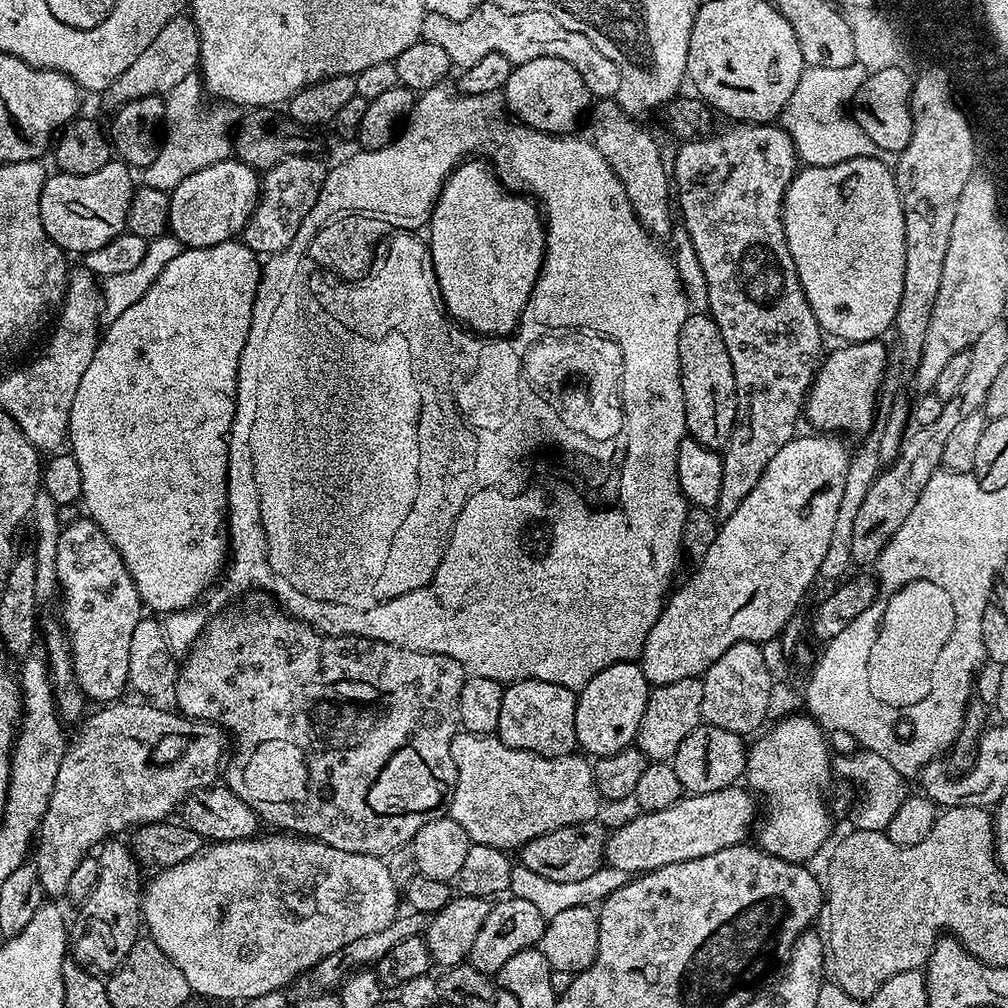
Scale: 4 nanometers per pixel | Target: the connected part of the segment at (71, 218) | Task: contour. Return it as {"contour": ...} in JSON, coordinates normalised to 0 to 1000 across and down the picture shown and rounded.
{"contour":[[[112,157],[105,165],[101,165],[101,169],[93,169],[93,173],[57,170],[55,174],[45,178],[40,197],[40,215],[44,231],[64,251],[84,252],[97,248],[124,229],[133,182],[132,172],[122,159]]]}

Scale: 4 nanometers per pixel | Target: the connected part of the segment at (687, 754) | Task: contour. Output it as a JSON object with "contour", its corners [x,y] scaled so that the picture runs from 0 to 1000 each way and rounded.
{"contour":[[[695,716],[685,728],[681,728],[681,736],[673,740],[666,752],[669,768],[673,768],[673,776],[677,776],[680,787],[700,788],[708,784],[725,782],[730,774],[739,769],[742,761],[742,742],[739,731],[731,726],[716,724],[707,718]]]}

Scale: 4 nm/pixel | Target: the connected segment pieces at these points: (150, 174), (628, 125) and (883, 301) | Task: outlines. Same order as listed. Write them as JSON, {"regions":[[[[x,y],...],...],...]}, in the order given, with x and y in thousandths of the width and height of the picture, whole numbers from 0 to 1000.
{"regions":[[[[194,73],[177,81],[177,85],[173,85],[173,89],[162,96],[162,101],[163,126],[157,157],[153,157],[153,161],[141,169],[141,183],[144,187],[170,191],[177,181],[181,181],[181,177],[188,177],[188,173],[200,169],[205,163],[220,161],[231,154],[230,134],[236,111],[231,104],[207,101],[202,90],[202,80]]],[[[592,98],[586,104],[581,115],[581,123],[587,126],[585,138],[587,143],[601,157],[605,169],[617,181],[623,203],[635,218],[635,222],[648,236],[666,235],[669,229],[669,190],[665,186],[665,175],[661,170],[661,159],[655,156],[655,147],[651,139],[638,127],[638,122],[632,121],[628,116],[617,109],[611,98]]],[[[864,155],[863,157],[847,157],[843,161],[831,161],[827,165],[812,165],[811,167],[803,167],[801,165],[795,166],[790,172],[790,176],[784,181],[784,185],[778,193],[778,227],[780,228],[780,240],[784,244],[784,252],[788,256],[788,264],[792,268],[792,276],[796,288],[800,292],[800,300],[804,300],[804,308],[808,308],[808,315],[812,315],[814,326],[818,330],[821,329],[825,333],[830,333],[830,338],[844,339],[850,341],[856,337],[871,337],[878,331],[877,328],[884,326],[889,319],[889,313],[891,312],[891,300],[895,300],[895,280],[899,276],[899,224],[897,223],[897,205],[893,199],[893,189],[889,184],[889,177],[884,166],[881,167],[876,163],[876,158]]]]}

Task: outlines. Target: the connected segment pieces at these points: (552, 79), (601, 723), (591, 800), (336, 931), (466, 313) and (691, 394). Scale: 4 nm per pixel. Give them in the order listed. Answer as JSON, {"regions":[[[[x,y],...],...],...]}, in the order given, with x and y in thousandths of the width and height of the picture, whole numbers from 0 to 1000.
{"regions":[[[[530,58],[511,64],[498,94],[503,110],[515,122],[548,135],[566,132],[585,107],[585,92],[581,81],[577,81],[577,73],[565,62],[558,62],[558,58]]],[[[631,657],[601,661],[597,669],[589,669],[589,673],[585,673],[585,677],[574,684],[571,691],[569,724],[572,739],[580,742],[578,745],[587,752],[604,750],[624,741],[631,733],[644,686],[643,675]]],[[[456,724],[448,733],[448,751],[452,761],[452,783],[448,789],[446,809],[458,823],[462,823],[469,837],[514,843],[522,835],[546,823],[592,813],[591,805],[597,799],[597,791],[591,783],[588,759],[578,749],[535,750],[502,740],[491,728],[475,730]]],[[[255,827],[249,829],[246,833],[216,833],[207,836],[199,845],[192,847],[188,851],[185,851],[185,855],[177,855],[177,859],[172,861],[161,861],[154,866],[155,869],[151,874],[146,874],[145,880],[141,885],[141,917],[145,922],[146,928],[156,937],[161,938],[161,946],[165,946],[165,950],[169,950],[175,954],[177,962],[181,962],[181,966],[185,966],[185,974],[188,974],[191,985],[197,988],[238,988],[237,990],[245,990],[247,988],[259,988],[260,986],[268,986],[285,981],[286,975],[293,970],[297,964],[305,965],[315,954],[319,954],[319,950],[323,950],[323,946],[331,946],[331,942],[339,942],[339,938],[343,938],[346,935],[351,935],[351,931],[359,931],[363,927],[371,927],[374,923],[387,919],[387,915],[391,915],[391,911],[395,908],[393,901],[393,889],[395,893],[395,882],[391,871],[387,871],[387,863],[383,863],[380,852],[375,849],[364,849],[363,847],[347,847],[347,843],[331,843],[331,839],[323,839],[318,833],[311,833],[303,831],[297,827],[270,827],[274,829],[261,829]]],[[[464,159],[457,163],[440,180],[439,188],[434,195],[432,205],[429,207],[425,225],[427,224],[427,236],[425,243],[428,248],[428,256],[431,260],[432,275],[435,276],[436,290],[439,294],[440,304],[444,307],[445,313],[455,320],[462,322],[467,328],[475,332],[484,333],[505,333],[511,328],[516,320],[516,316],[523,309],[523,302],[530,288],[530,282],[535,279],[536,266],[540,261],[540,252],[542,249],[542,226],[533,206],[533,203],[521,193],[511,192],[501,187],[491,175],[491,172],[477,160]]],[[[684,312],[673,331],[673,355],[682,432],[696,438],[696,442],[716,446],[730,421],[730,380],[724,347],[720,347],[720,339],[716,339],[705,313]]]]}

